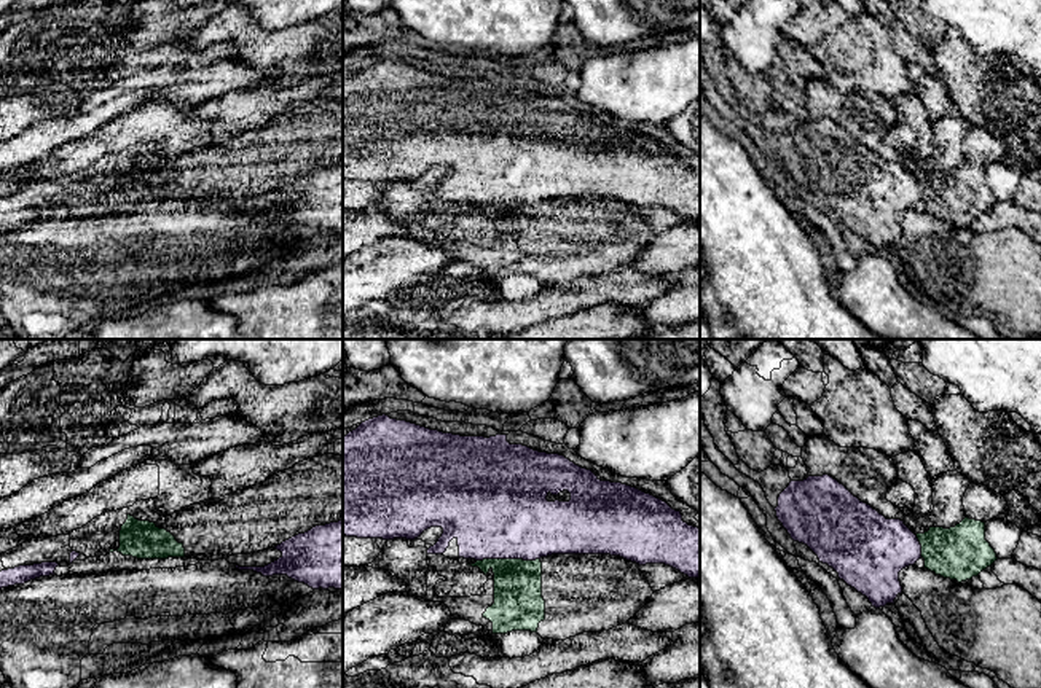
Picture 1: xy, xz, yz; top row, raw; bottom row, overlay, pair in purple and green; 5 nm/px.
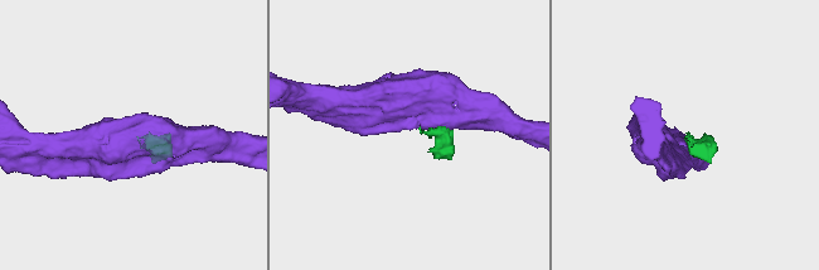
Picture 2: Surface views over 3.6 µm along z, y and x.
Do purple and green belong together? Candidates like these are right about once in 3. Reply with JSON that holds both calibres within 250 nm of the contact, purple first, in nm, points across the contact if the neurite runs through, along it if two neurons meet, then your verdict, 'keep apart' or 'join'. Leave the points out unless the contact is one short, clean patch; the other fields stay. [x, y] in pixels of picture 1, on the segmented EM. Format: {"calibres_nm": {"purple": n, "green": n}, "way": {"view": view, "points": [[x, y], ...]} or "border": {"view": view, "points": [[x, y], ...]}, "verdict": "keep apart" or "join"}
{"calibres_nm": {"purple": 500, "green": 260}, "border": {"view": "xz", "points": [[539, 558], [477, 561]]}, "verdict": "keep apart"}

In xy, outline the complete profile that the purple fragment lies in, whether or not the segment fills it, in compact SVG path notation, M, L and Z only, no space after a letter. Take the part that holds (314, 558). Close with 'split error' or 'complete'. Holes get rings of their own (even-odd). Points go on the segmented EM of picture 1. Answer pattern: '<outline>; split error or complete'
M343 521L316 526L274 546L282 556L265 567L239 567L263 577L287 575L312 589L343 589Z; complete

